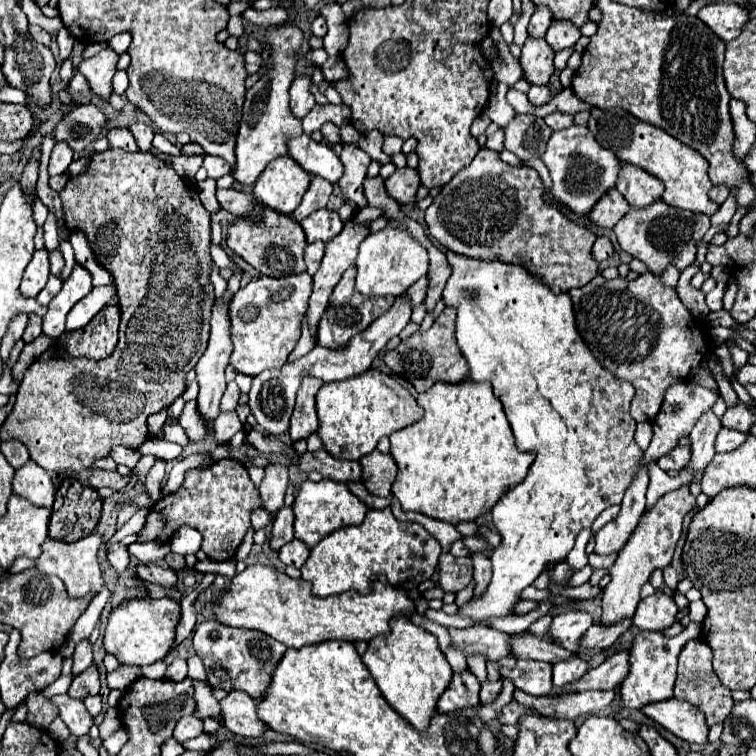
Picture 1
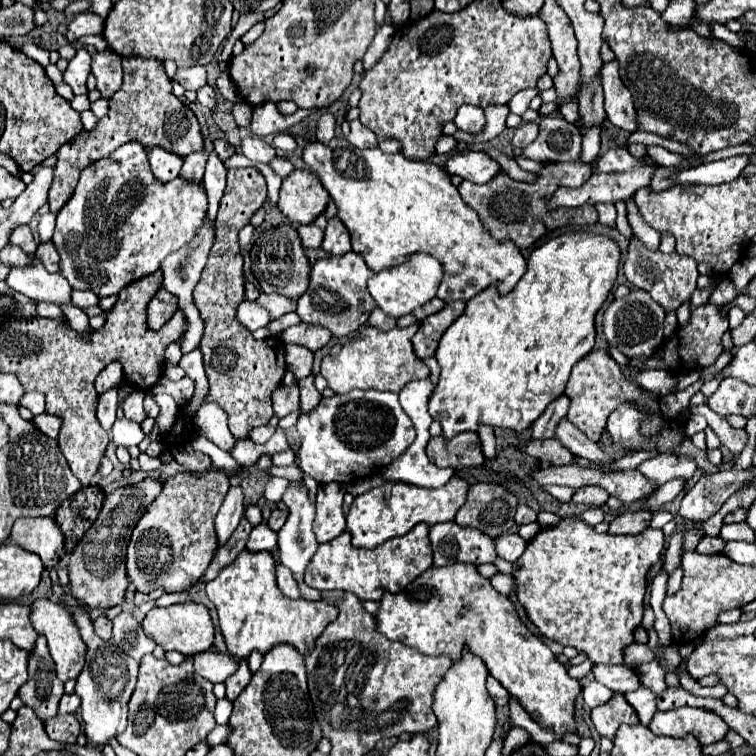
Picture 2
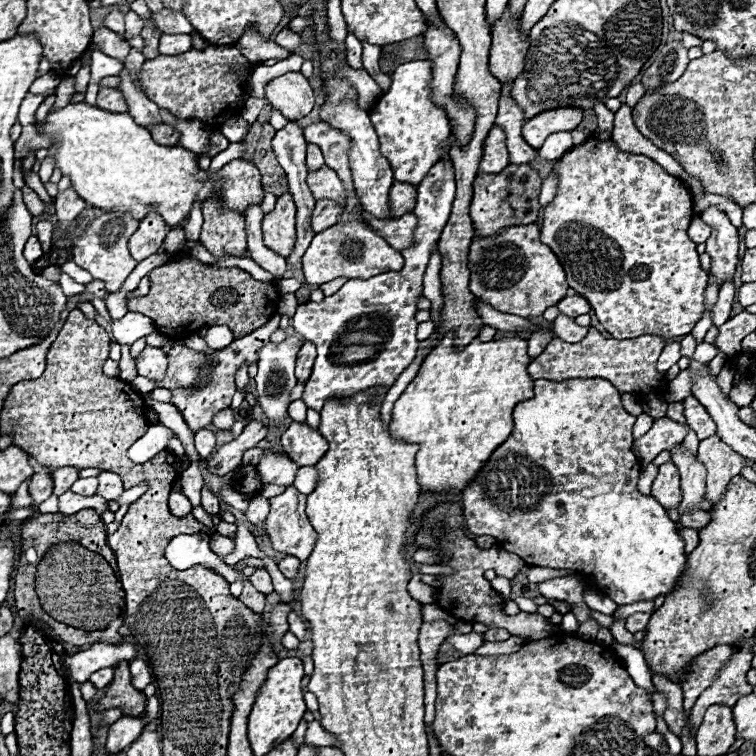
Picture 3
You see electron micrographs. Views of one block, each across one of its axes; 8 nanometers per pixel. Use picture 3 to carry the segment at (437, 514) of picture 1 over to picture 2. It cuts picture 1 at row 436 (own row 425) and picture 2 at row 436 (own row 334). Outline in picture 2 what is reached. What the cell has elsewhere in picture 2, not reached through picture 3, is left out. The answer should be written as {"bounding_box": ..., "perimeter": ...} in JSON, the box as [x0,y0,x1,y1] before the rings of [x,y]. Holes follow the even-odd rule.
{"bounding_box":[428,232,618,438],"perimeter":[[[568,232],[544,242],[530,254],[528,272],[510,294],[500,296],[496,286],[490,286],[474,296],[466,304],[464,314],[444,332],[436,350],[440,378],[430,396],[428,410],[440,422],[442,436],[452,438],[464,430],[476,432],[480,424],[516,434],[524,432],[564,392],[574,364],[594,348],[594,316],[616,282],[618,260],[618,244],[610,238]]]}

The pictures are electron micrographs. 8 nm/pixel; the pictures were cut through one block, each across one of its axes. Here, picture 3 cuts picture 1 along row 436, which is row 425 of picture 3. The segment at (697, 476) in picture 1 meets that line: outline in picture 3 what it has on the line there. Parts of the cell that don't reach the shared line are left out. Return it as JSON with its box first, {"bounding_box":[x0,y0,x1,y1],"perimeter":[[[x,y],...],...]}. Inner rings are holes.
{"bounding_box":[684,396,716,440],"perimeter":[[[688,396],[684,400],[684,416],[686,416],[690,428],[698,434],[698,440],[704,440],[704,438],[716,434],[716,424],[708,416],[706,408],[694,396]]]}

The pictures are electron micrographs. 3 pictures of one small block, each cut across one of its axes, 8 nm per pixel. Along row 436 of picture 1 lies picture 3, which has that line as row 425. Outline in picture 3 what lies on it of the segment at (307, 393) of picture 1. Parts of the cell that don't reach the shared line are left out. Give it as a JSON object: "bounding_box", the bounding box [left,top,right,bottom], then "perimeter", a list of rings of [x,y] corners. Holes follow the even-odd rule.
{"bounding_box":[280,422,328,466],"perimeter":[[[292,422],[292,426],[282,434],[280,442],[284,452],[298,466],[314,466],[328,448],[326,440],[316,430],[298,422]]]}

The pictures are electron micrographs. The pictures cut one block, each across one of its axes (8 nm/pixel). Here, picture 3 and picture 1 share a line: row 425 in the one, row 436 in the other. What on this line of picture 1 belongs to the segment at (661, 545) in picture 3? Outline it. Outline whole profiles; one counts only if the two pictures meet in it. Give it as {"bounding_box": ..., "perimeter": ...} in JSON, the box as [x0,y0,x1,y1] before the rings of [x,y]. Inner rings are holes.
{"bounding_box":[442,250,644,624],"perimeter":[[[444,250],[452,274],[442,292],[446,306],[456,310],[456,340],[468,360],[470,378],[474,382],[490,382],[500,396],[508,422],[512,426],[520,450],[536,454],[526,478],[508,488],[492,508],[492,520],[502,536],[500,546],[492,550],[492,580],[484,594],[474,596],[458,614],[482,624],[490,618],[512,616],[520,600],[520,592],[550,566],[566,560],[580,530],[590,528],[602,510],[620,504],[624,492],[636,478],[636,470],[644,460],[644,452],[634,440],[636,420],[630,416],[630,400],[634,386],[608,374],[594,358],[576,330],[570,296],[552,294],[544,282],[530,278],[522,266],[508,266],[500,258],[480,262],[478,258],[464,258]]]}

